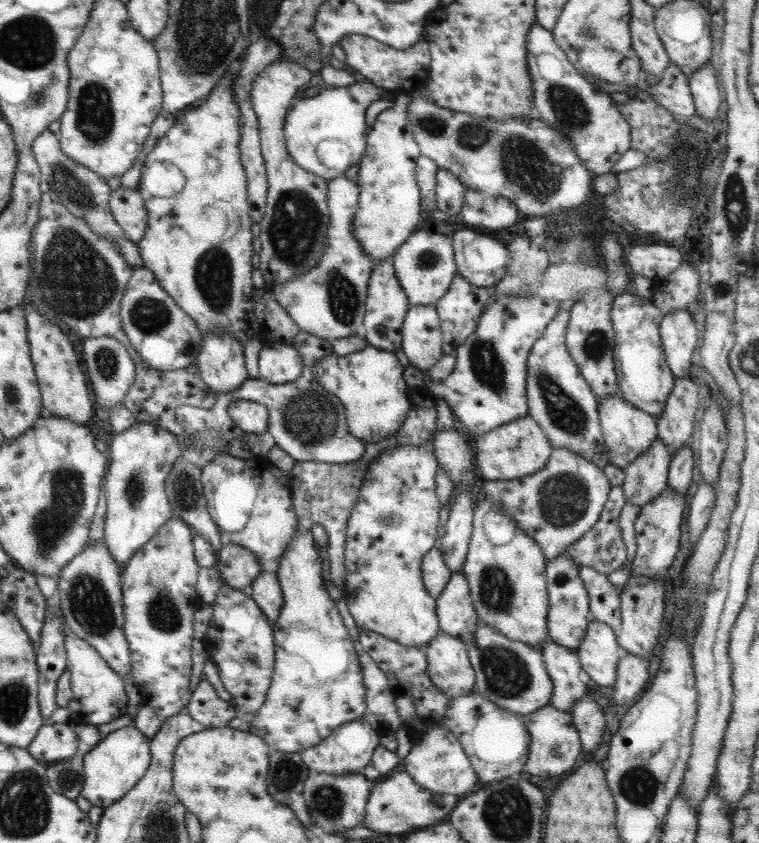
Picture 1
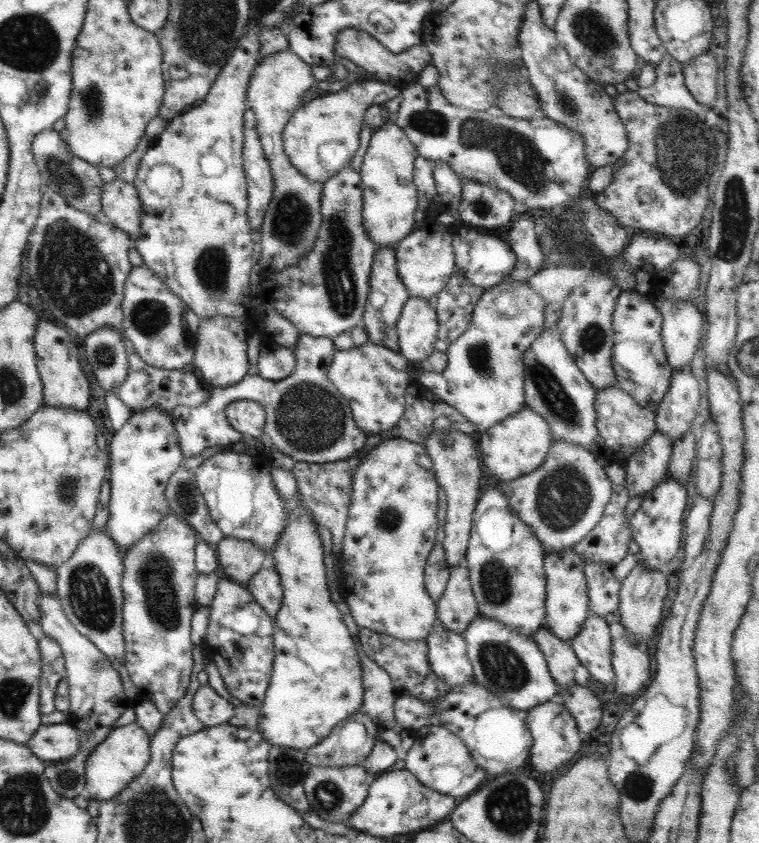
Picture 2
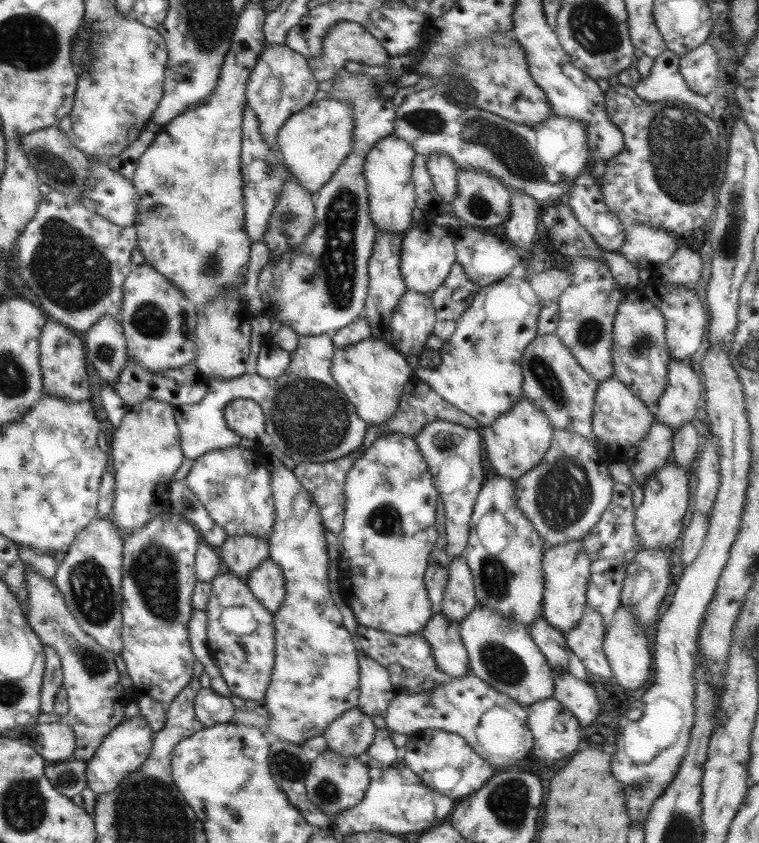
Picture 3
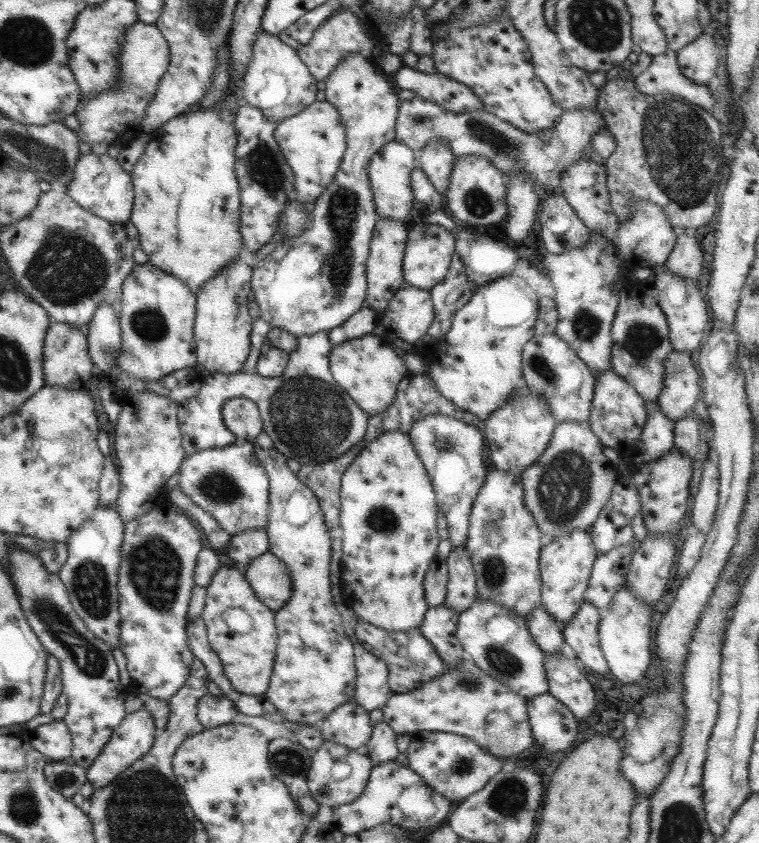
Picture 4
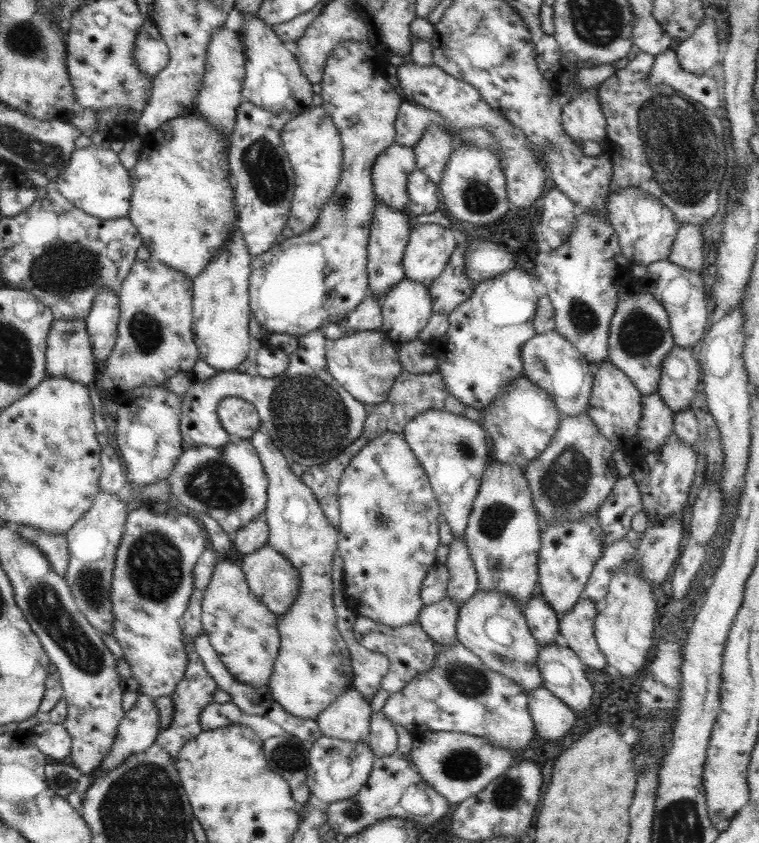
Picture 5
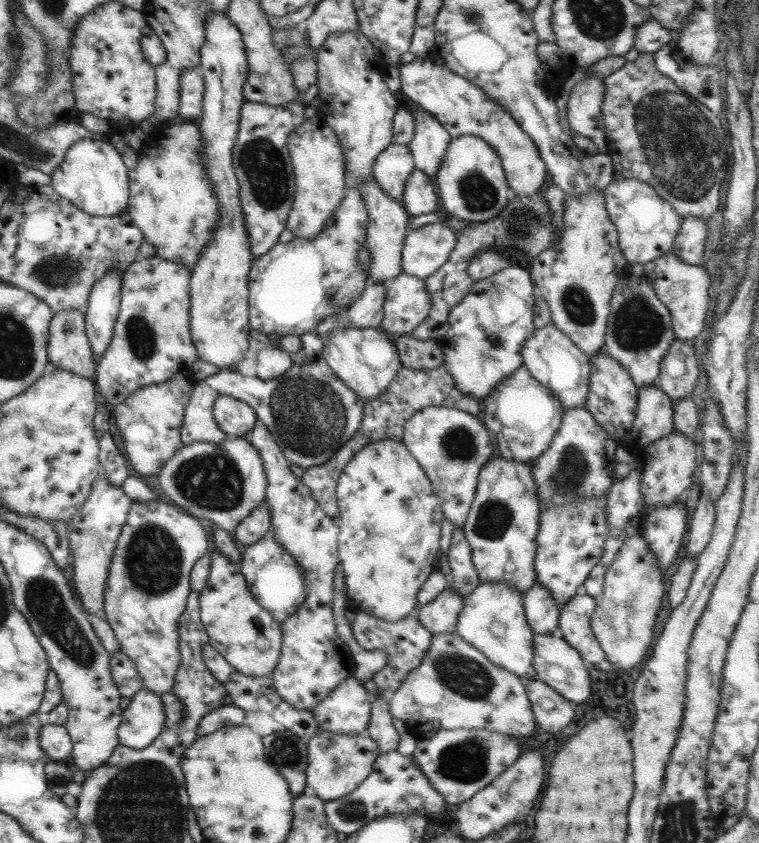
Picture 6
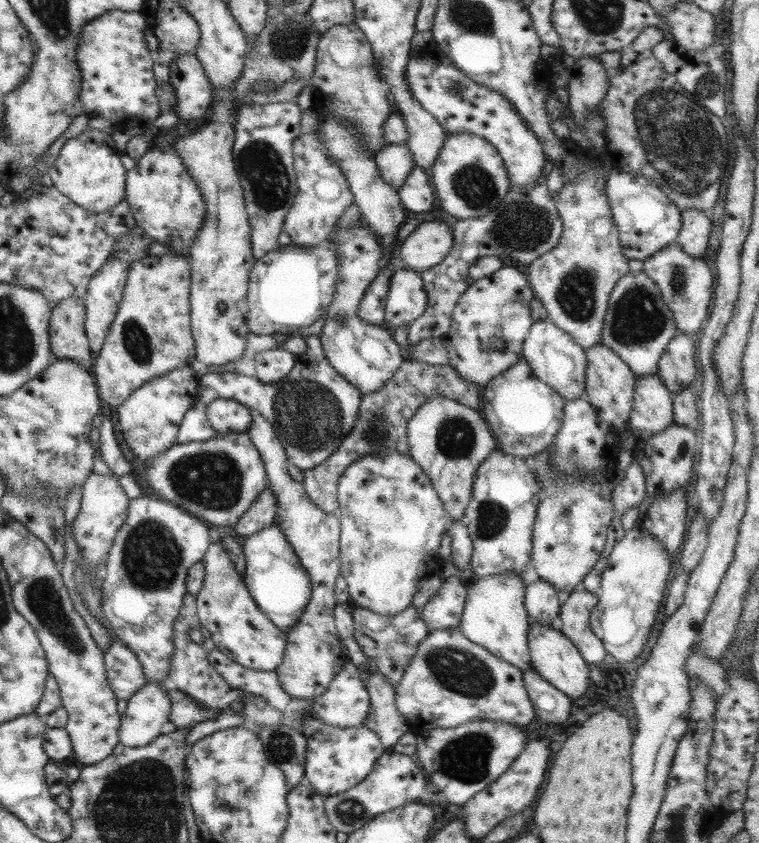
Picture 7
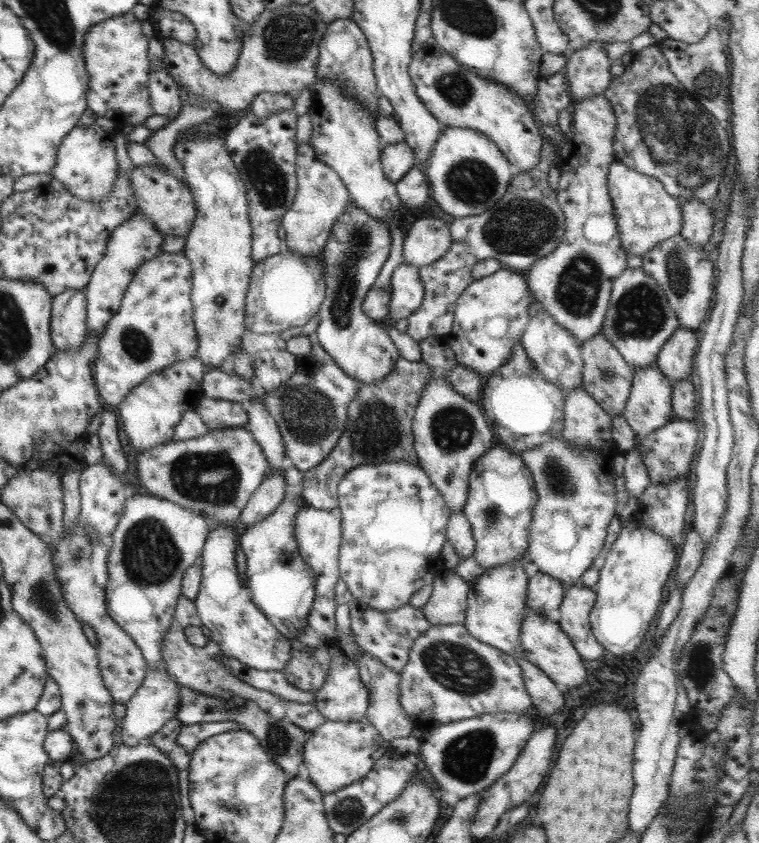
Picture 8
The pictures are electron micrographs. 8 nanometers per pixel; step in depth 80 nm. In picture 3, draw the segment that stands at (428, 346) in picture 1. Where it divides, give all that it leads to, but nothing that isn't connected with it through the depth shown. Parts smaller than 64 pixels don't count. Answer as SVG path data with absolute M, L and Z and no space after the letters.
M407 290L401 301L396 305L396 309L390 317L390 327L388 334L394 340L396 350L412 362L426 350L425 345L428 337L432 335L434 324L436 323L433 302L429 294L420 294L412 290Z

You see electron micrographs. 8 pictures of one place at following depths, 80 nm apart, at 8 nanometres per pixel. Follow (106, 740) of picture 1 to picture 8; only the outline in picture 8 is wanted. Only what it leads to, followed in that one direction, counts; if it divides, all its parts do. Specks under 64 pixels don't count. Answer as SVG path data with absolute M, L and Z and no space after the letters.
M164 668L148 669L144 682L142 682L140 688L134 693L134 696L125 704L126 712L124 718L121 718L119 721L119 725L121 726L119 741L121 744L126 746L144 744L147 742L149 736L160 730L166 722L172 720L180 706L180 687L182 686Z

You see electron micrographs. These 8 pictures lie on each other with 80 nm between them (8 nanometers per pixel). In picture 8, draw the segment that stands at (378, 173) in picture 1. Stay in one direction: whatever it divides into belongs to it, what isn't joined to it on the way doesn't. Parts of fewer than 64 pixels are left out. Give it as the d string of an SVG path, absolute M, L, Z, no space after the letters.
M404 142L385 144L381 154L381 165L388 180L398 182L412 167L417 166L413 150Z

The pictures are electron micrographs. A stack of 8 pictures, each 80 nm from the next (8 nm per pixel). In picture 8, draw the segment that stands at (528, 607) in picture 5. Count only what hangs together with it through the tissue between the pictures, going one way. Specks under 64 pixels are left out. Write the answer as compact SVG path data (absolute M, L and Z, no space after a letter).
M538 571L528 580L525 604L539 614L548 615L561 605L566 586L559 580Z

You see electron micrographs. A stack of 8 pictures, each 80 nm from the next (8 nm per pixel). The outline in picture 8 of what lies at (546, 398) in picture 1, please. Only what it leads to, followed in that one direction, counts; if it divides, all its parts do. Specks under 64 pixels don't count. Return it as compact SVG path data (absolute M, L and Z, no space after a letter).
M540 307L536 317L528 320L528 325L522 335L521 344L524 346L528 359L536 366L538 373L564 393L582 385L583 361L580 352L581 343L564 327L558 325L550 314Z

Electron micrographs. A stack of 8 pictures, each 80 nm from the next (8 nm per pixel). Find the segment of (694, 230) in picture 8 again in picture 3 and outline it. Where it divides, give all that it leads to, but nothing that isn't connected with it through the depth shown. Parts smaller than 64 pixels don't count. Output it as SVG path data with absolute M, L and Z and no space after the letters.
M680 246L678 250L656 269L662 284L674 284L693 287L700 278L702 259L696 250Z

